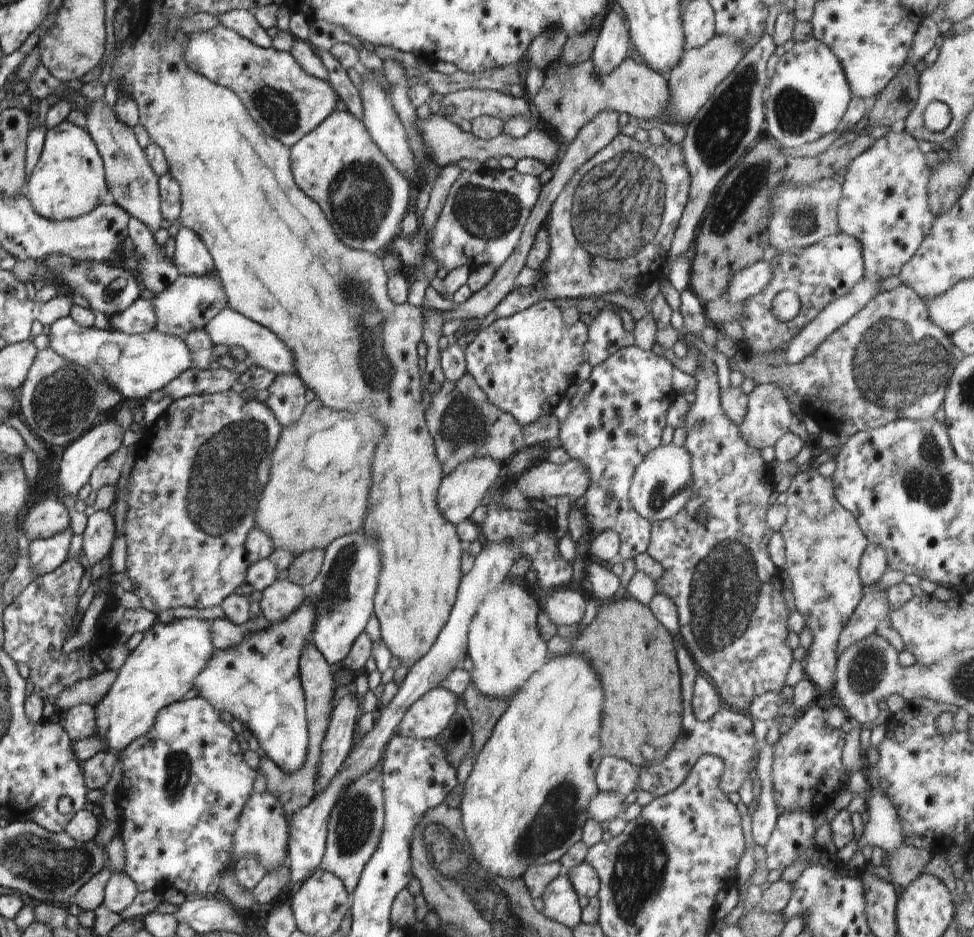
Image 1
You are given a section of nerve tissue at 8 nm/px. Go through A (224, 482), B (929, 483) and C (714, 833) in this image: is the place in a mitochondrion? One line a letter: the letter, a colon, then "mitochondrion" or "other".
A: mitochondrion
B: mitochondrion
C: other

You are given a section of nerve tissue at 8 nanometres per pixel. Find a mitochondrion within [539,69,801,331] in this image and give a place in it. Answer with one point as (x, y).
(616, 210)

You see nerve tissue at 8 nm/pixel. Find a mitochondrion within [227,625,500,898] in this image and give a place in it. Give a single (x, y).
(356, 820)

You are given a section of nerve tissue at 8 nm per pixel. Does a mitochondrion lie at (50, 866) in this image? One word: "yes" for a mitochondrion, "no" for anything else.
yes

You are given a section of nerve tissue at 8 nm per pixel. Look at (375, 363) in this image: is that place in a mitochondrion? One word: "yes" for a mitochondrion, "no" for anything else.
yes

